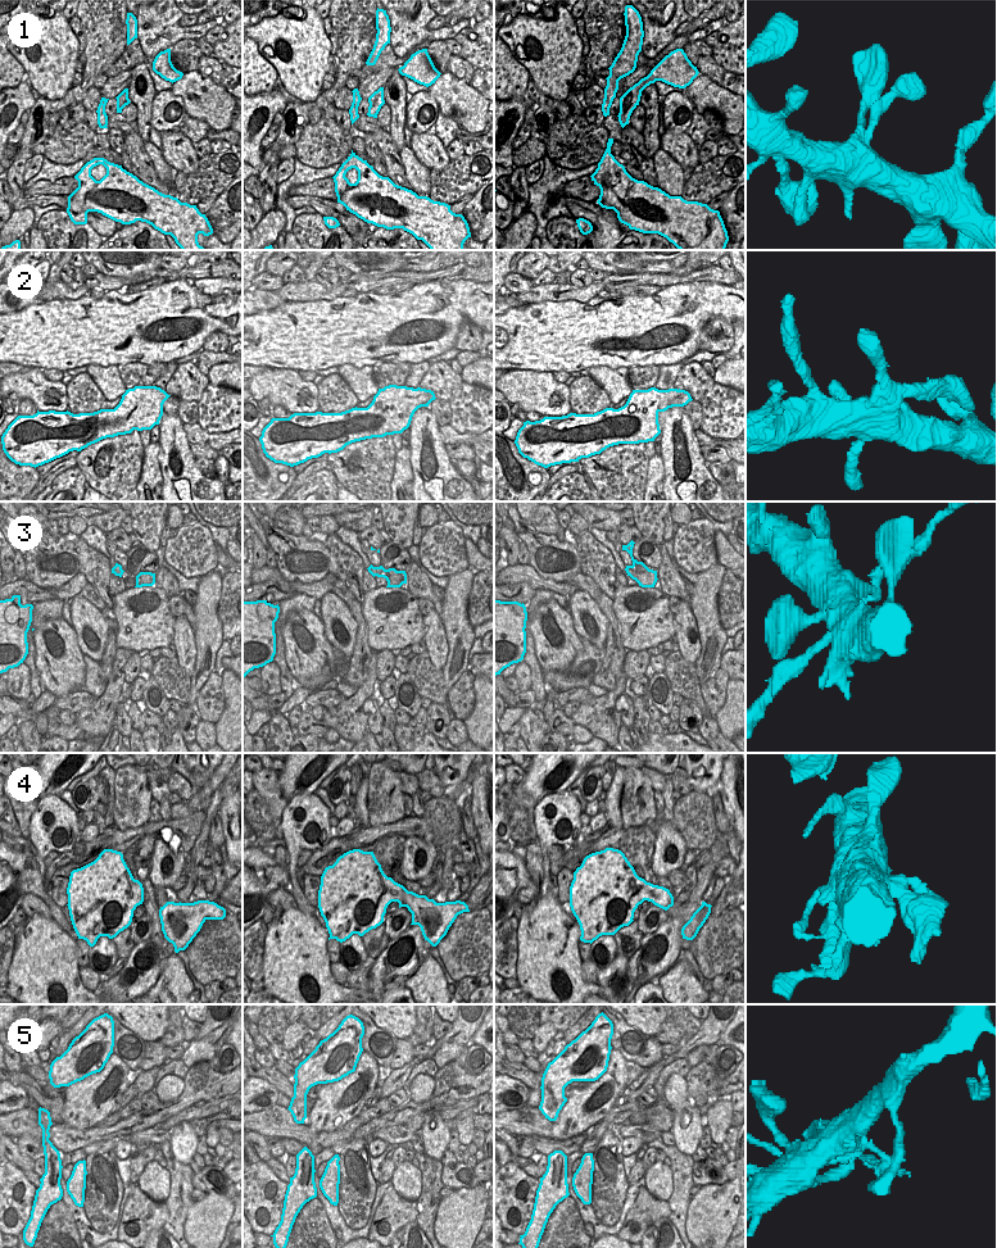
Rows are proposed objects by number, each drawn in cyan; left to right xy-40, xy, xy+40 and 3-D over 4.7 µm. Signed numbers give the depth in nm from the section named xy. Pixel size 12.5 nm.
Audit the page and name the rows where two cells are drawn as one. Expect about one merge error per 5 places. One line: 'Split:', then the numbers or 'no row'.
Split: 3

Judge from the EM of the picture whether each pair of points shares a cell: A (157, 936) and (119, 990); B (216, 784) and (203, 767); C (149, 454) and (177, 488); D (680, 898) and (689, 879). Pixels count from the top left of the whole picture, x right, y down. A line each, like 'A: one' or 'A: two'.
A: one
B: two
C: two
D: one

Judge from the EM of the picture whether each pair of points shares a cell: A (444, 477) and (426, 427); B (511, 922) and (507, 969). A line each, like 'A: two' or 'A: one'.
A: one
B: one

